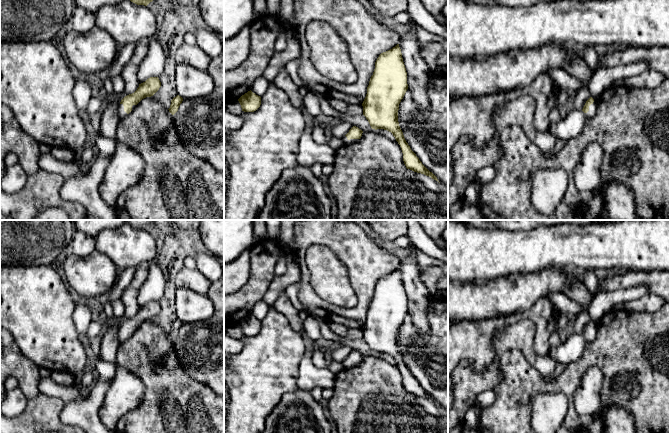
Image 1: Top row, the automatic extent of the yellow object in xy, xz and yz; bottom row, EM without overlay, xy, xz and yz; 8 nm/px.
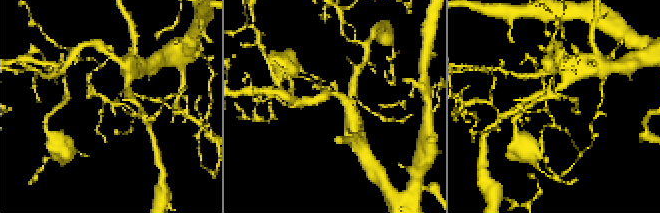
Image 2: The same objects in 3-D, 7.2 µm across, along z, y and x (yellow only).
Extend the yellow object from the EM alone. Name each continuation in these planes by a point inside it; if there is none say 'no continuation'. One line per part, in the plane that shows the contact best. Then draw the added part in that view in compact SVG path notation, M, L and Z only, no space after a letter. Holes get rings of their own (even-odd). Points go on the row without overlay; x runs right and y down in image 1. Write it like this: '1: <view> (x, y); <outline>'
1: yz (593, 331); M594 323L594 326L589 330L589 335L587 337L585 337L585 340L587 342L591 342L596 338L596 334L597 334L597 327L596 327L596 323Z

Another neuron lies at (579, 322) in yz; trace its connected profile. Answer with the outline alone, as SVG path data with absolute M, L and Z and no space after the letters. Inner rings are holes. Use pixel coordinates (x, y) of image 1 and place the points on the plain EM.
M586 311L580 312L580 314L573 318L570 325L573 332L582 334L586 325L591 321L590 315Z

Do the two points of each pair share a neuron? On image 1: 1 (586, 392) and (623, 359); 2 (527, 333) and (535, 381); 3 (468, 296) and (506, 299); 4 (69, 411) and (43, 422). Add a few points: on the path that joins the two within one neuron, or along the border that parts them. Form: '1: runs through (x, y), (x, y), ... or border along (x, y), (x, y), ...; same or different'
1: border along (593, 365), (603, 374), (601, 390), (603, 401); different
2: border along (518, 349), (524, 358), (542, 376), (548, 379); different
3: runs through (477, 299), (497, 299); same
4: border along (66, 404), (60, 414), (61, 422); different

